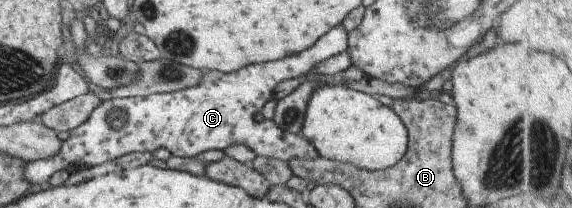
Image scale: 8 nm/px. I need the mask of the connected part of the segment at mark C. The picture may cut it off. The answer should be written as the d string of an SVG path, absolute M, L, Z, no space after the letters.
M339 24L321 38L318 38L313 46L276 61L250 64L230 73L207 70L207 72L203 72L201 82L197 86L173 91L172 93L155 93L143 97L114 97L110 100L104 100L103 104L99 104L91 112L91 116L85 124L81 124L75 130L70 130L69 138L63 141L59 152L55 156L47 158L47 160L31 161L31 164L27 164L23 168L23 178L29 184L37 186L37 184L47 182L57 172L97 166L97 164L103 164L107 160L120 158L124 154L131 152L152 153L159 148L167 148L173 156L194 157L209 150L225 150L234 145L244 145L255 152L257 158L260 156L271 157L286 163L293 160L293 158L315 160L315 158L319 158L317 149L304 138L303 134L293 134L281 130L273 120L255 122L253 118L257 112L261 112L261 108L266 102L274 98L273 89L279 82L288 78L305 76L305 74L311 72L311 68L315 70L315 66L319 62L343 54L343 52L347 52L347 49L347 32L343 25Z

